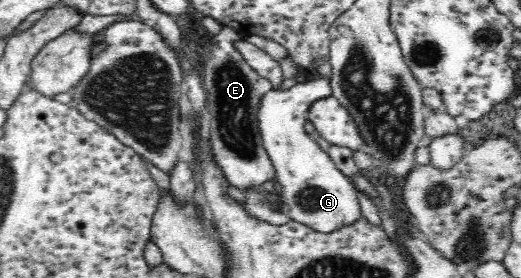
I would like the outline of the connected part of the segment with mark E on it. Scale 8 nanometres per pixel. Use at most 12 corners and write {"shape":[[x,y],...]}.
{"shape":[[221,27],[200,62],[211,152],[231,185],[276,176],[258,99],[272,83]]}

